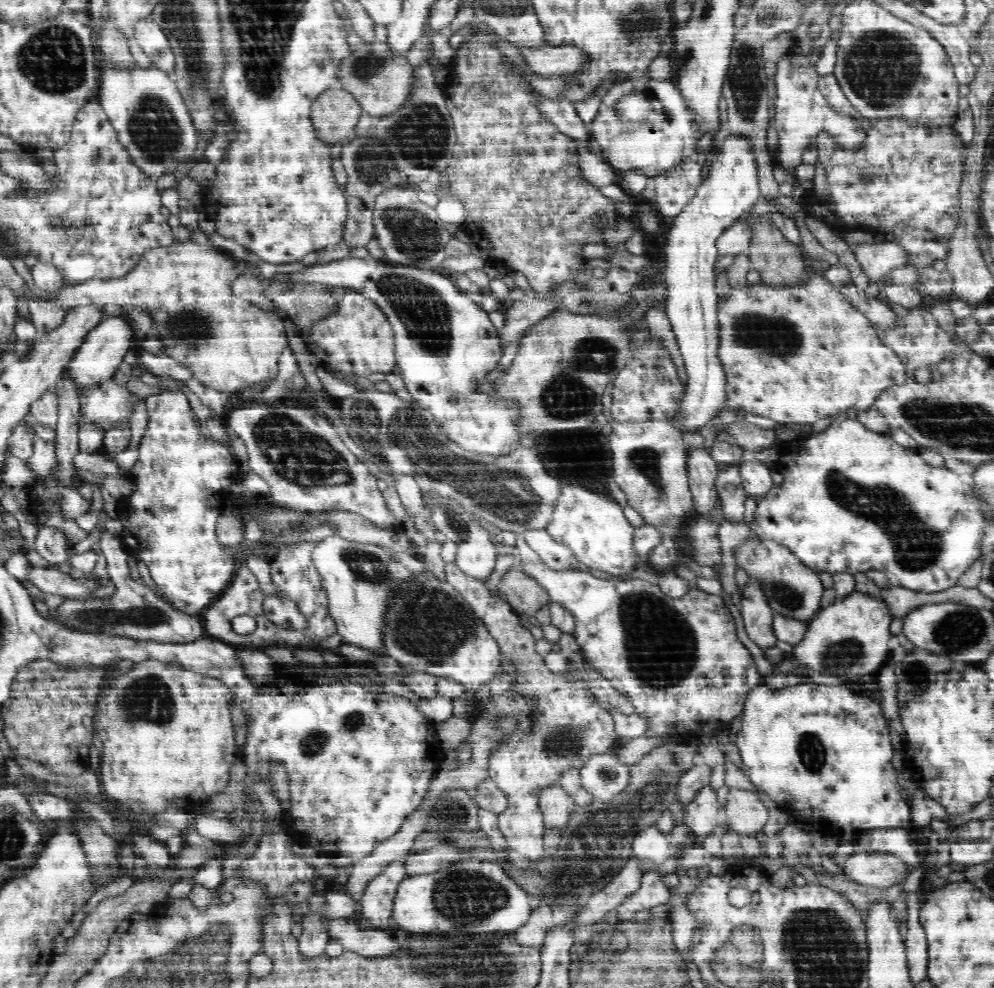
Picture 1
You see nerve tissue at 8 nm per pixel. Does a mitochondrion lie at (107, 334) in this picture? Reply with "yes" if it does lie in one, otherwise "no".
no

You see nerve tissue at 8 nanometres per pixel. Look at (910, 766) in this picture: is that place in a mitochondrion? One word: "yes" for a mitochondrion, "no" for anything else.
no

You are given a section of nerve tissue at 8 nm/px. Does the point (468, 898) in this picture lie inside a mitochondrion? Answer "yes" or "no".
yes

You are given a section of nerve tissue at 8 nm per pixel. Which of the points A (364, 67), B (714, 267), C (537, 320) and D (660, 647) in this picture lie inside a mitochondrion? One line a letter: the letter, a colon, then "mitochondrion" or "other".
A: mitochondrion
B: other
C: other
D: mitochondrion

